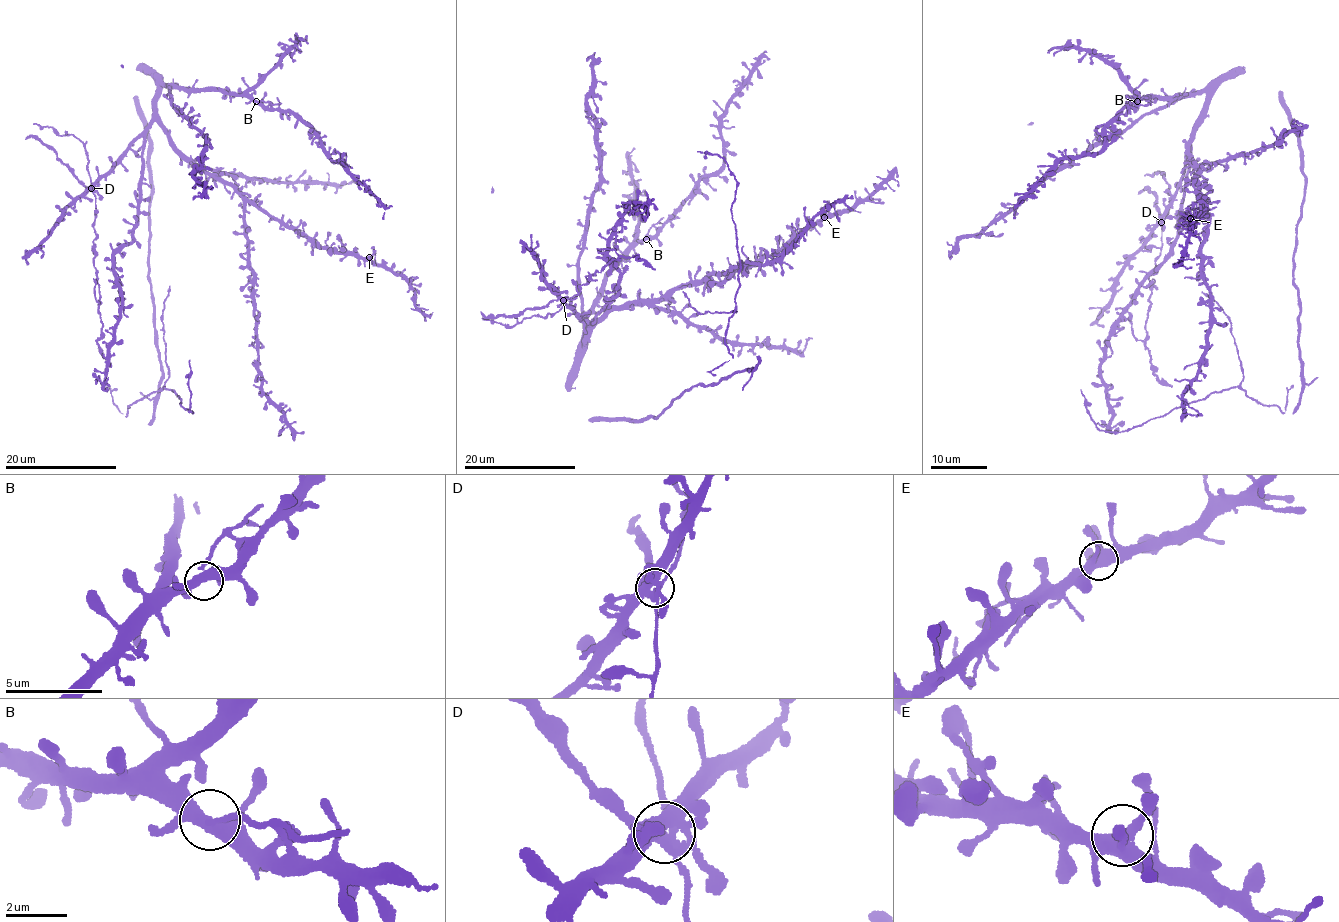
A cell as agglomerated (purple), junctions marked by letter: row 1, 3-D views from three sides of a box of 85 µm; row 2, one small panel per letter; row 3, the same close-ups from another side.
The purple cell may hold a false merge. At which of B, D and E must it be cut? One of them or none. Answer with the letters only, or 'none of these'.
D

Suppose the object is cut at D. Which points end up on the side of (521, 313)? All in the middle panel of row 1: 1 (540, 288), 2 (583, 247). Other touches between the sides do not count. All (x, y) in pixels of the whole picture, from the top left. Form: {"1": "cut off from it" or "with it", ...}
{"1": "cut off from it", "2": "cut off from it"}

